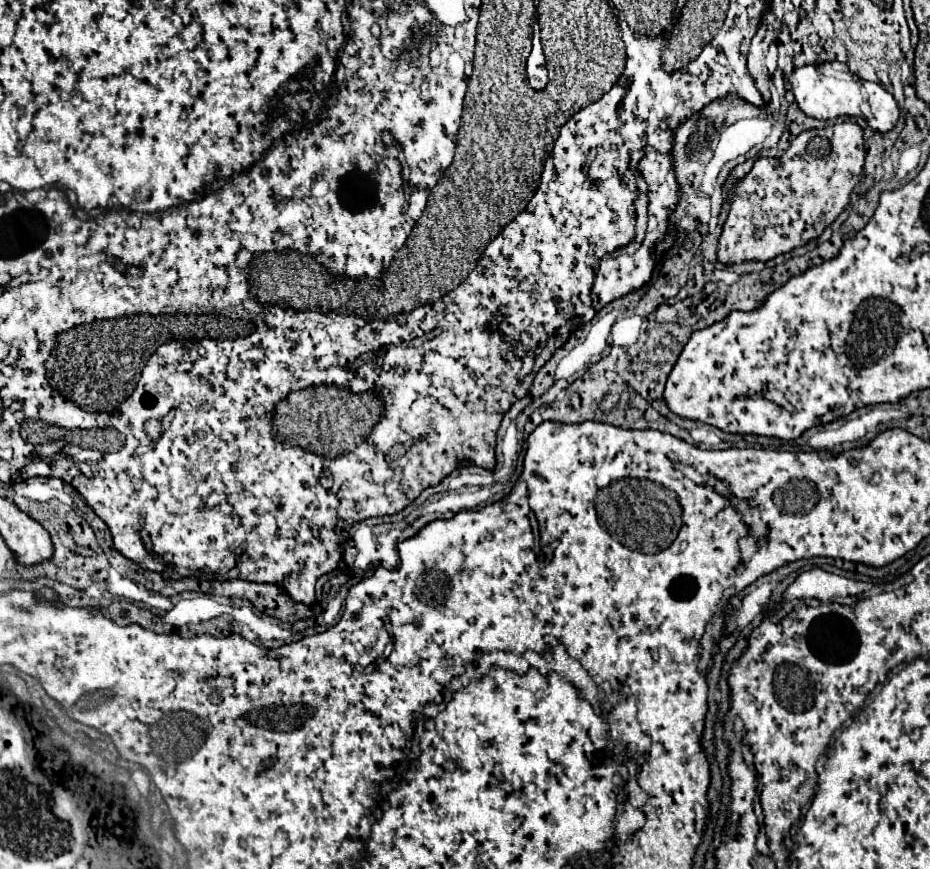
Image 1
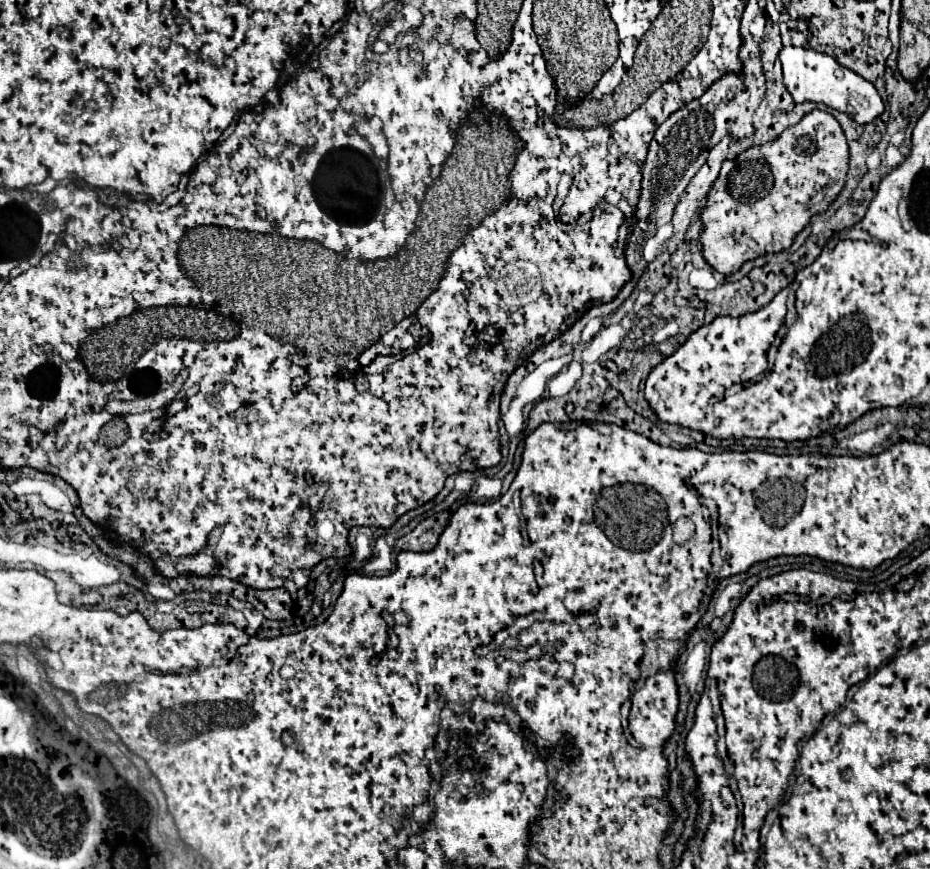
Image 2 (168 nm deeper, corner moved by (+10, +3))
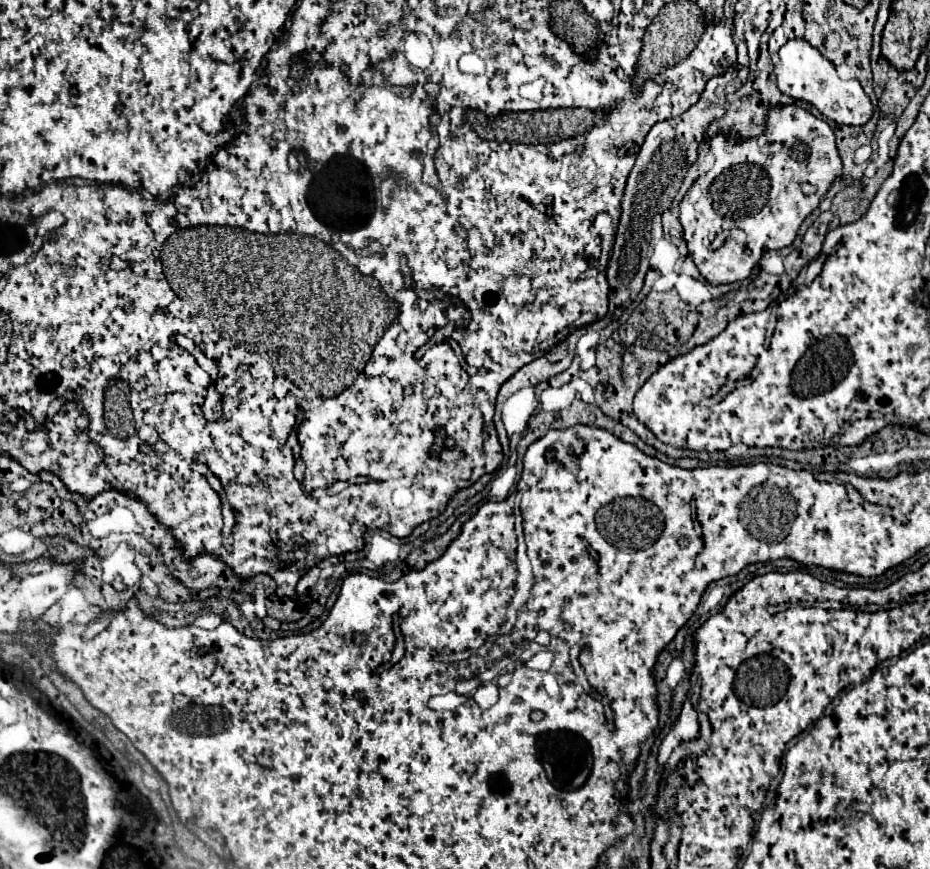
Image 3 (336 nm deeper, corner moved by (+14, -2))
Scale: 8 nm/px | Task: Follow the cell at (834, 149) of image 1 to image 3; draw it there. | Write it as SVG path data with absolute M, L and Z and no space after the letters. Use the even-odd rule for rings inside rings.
M790 104L774 106L774 110L766 114L766 130L758 138L734 142L726 138L724 132L718 132L710 140L710 152L716 156L716 162L704 176L696 178L682 198L680 224L700 274L712 286L720 286L748 278L764 252L792 244L804 218L818 208L820 198L828 192L834 178L842 176L842 160L834 142L834 130L828 122ZM802 184L810 184L814 190L804 192Z

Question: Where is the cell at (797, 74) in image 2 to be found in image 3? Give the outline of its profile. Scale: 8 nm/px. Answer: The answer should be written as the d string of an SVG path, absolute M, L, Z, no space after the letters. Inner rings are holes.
M788 40L780 48L778 54L780 54L780 60L778 60L774 72L778 76L778 88L782 90L782 94L812 104L814 108L818 108L818 112L822 116L826 116L838 124L862 126L870 120L874 108L872 108L870 98L862 90L860 82L858 80L840 80L832 62L828 58L824 58L818 48L810 46L810 42Z

